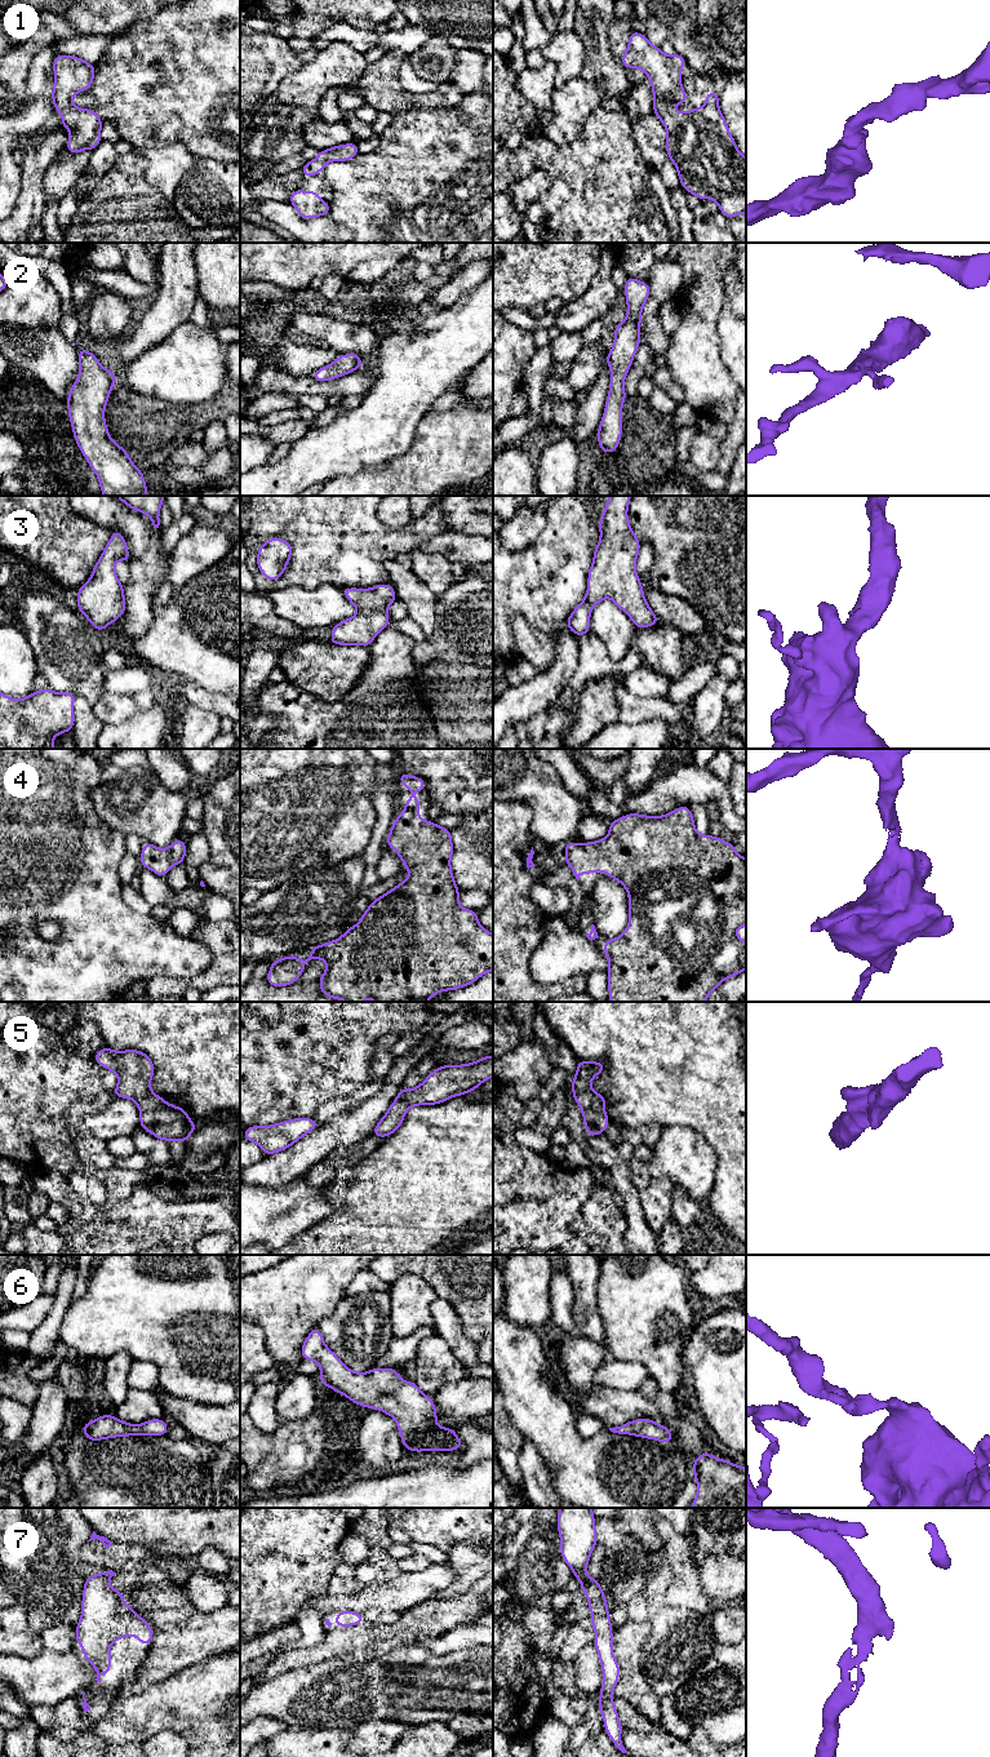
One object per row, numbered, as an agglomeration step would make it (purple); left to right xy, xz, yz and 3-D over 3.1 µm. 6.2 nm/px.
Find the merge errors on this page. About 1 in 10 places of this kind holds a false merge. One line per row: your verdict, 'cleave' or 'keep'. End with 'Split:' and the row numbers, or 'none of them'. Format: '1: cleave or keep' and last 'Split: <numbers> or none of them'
1: keep
2: keep
3: keep
4: keep
5: keep
6: keep
7: keep
Split: none of them

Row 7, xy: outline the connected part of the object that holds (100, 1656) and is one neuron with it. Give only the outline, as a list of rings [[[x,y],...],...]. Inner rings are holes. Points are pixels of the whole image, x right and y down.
[[[112,1570],[99,1572],[85,1579],[81,1601],[81,1618],[76,1624],[76,1643],[84,1650],[84,1661],[90,1661],[96,1669],[96,1681],[101,1683],[99,1677],[111,1673],[112,1652],[108,1647],[124,1636],[138,1637],[142,1646],[152,1642],[154,1630],[151,1625],[134,1610],[133,1606],[124,1605],[123,1590],[110,1587],[108,1581],[115,1575]]]

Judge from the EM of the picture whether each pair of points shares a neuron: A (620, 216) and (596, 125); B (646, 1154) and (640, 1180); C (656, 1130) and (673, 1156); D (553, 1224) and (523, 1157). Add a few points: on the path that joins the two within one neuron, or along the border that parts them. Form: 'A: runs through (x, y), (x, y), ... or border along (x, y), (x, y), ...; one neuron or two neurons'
A: runs through (613, 194), (612, 158), (604, 147); one neuron
B: runs through (640, 1161), (640, 1174); one neuron
C: border along (664, 1128), (652, 1148); two neurons
D: runs through (538, 1207), (523, 1192), (523, 1174); one neuron

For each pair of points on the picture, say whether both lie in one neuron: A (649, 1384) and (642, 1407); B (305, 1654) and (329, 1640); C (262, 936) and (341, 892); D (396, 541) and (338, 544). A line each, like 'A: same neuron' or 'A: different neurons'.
A: different neurons
B: same neuron
C: same neuron
D: same neuron

